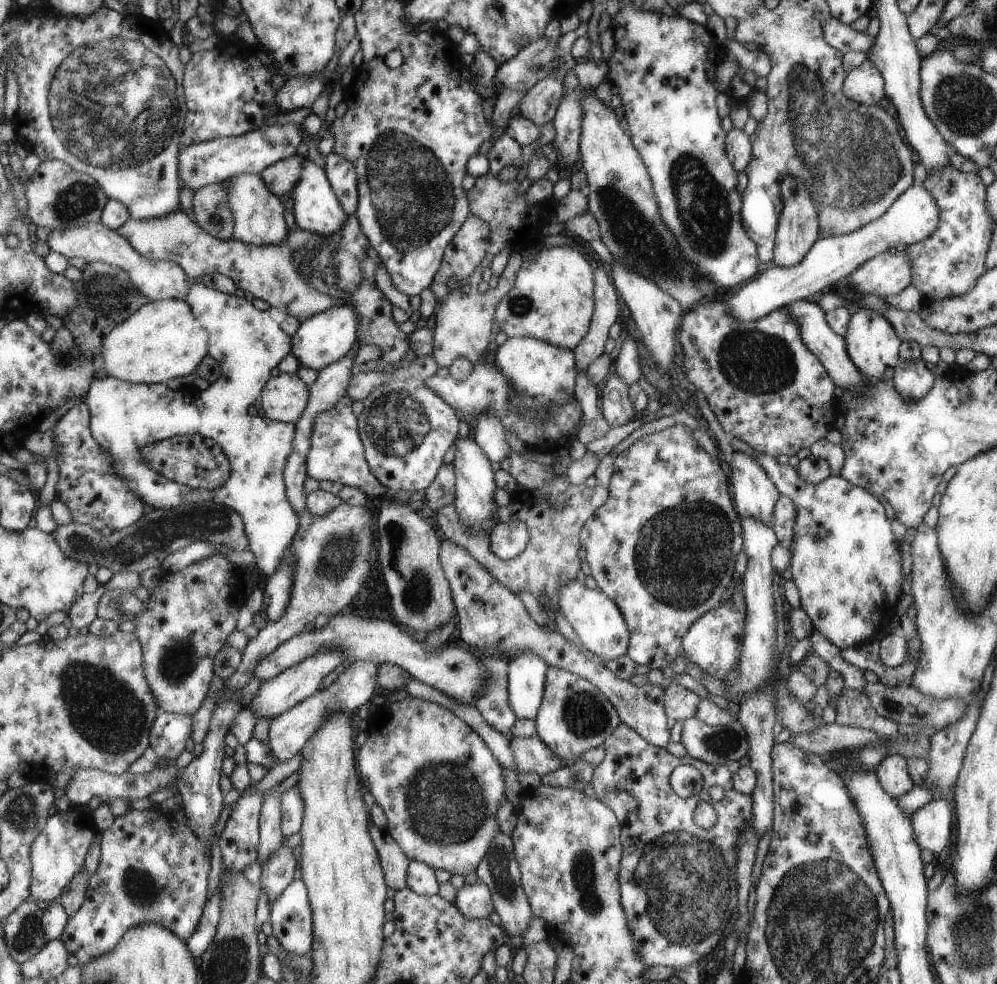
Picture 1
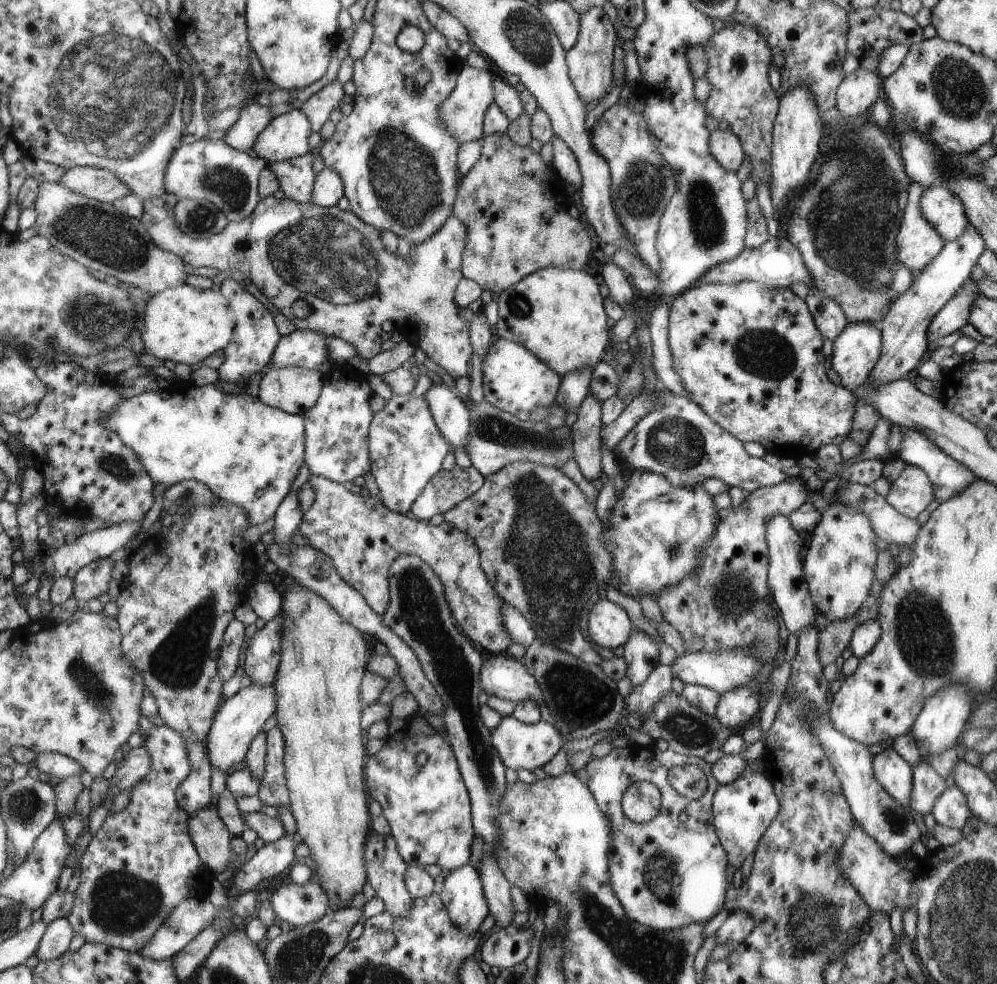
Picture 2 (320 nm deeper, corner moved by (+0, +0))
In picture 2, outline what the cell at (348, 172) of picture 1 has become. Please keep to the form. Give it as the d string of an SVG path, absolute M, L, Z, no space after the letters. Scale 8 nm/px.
M323 167L314 178L310 202L313 205L332 207L343 202L342 180L333 169Z

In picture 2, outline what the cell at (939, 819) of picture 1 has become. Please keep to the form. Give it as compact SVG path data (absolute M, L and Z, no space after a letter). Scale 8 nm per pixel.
M955 785L945 789L930 810L934 821L938 825L960 830L971 817L970 807L965 804L965 797L962 790Z

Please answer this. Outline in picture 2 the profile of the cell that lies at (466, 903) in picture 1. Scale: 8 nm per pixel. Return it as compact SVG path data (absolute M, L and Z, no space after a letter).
M468 863L452 870L444 878L438 895L446 906L451 922L468 933L477 931L481 921L489 913L479 872Z

